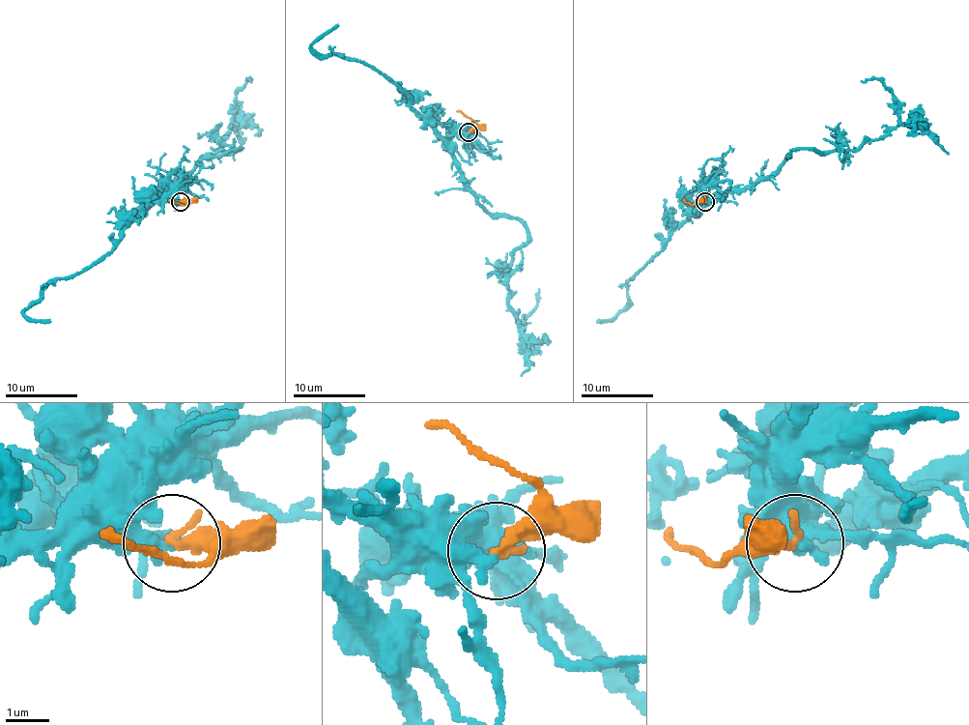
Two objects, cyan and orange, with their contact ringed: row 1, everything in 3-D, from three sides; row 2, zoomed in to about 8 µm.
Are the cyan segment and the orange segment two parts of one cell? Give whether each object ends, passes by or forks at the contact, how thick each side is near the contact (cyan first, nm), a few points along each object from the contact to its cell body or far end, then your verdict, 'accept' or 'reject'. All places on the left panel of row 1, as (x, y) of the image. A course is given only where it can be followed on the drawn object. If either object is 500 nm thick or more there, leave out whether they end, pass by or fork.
cyan ends there; orange ends there; 360 nm thick on the cyan side, 320 nm on the other; cyan runs (181, 201), (170, 192), (202, 159), (239, 149), (220, 149), (220, 139), (233, 124), (235, 99), (251, 82); orange runs (181, 201), (168, 199); reject

